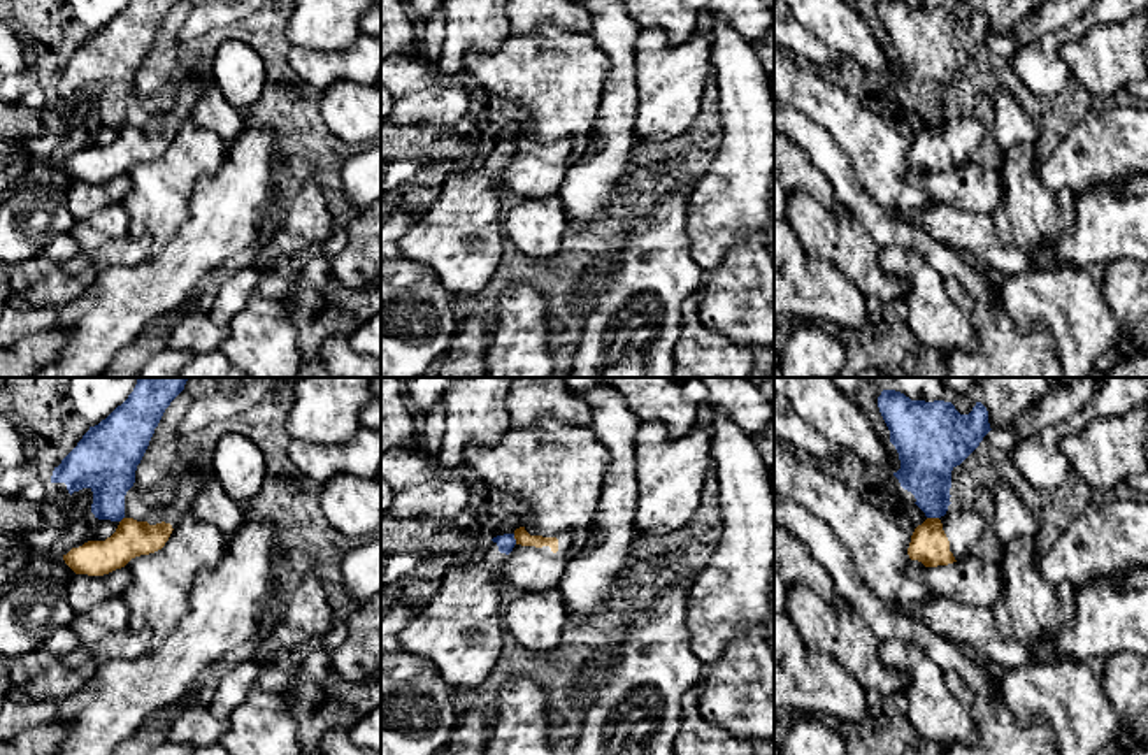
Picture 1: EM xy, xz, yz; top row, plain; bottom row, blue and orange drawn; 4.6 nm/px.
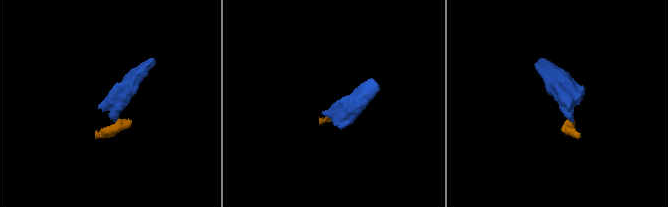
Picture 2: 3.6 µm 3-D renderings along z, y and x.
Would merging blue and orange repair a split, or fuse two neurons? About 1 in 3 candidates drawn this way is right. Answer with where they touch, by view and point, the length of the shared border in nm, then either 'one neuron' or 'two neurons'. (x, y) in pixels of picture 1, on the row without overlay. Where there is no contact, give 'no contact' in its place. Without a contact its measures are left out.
yz (932, 123) | 60 nm | two neurons

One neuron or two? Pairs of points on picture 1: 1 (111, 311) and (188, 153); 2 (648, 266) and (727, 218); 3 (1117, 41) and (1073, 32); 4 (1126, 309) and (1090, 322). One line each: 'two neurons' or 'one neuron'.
1: two neurons
2: two neurons
3: two neurons
4: two neurons

